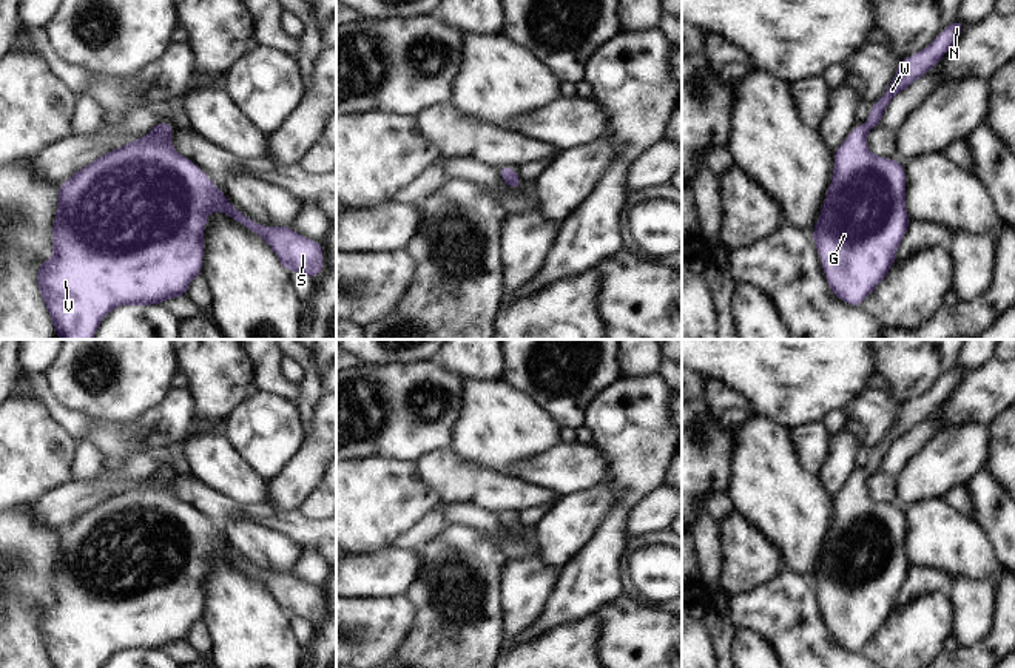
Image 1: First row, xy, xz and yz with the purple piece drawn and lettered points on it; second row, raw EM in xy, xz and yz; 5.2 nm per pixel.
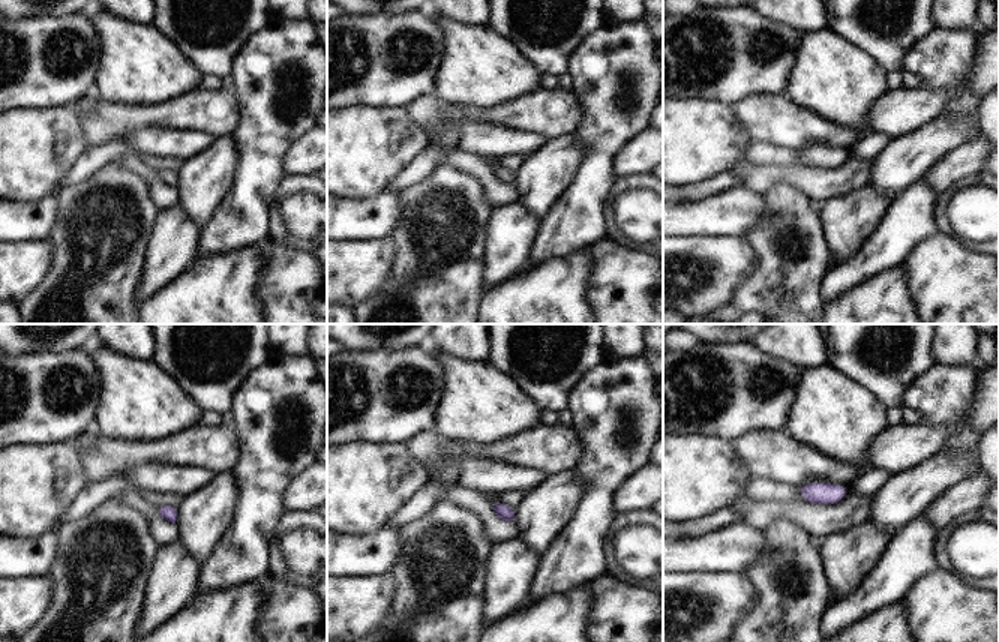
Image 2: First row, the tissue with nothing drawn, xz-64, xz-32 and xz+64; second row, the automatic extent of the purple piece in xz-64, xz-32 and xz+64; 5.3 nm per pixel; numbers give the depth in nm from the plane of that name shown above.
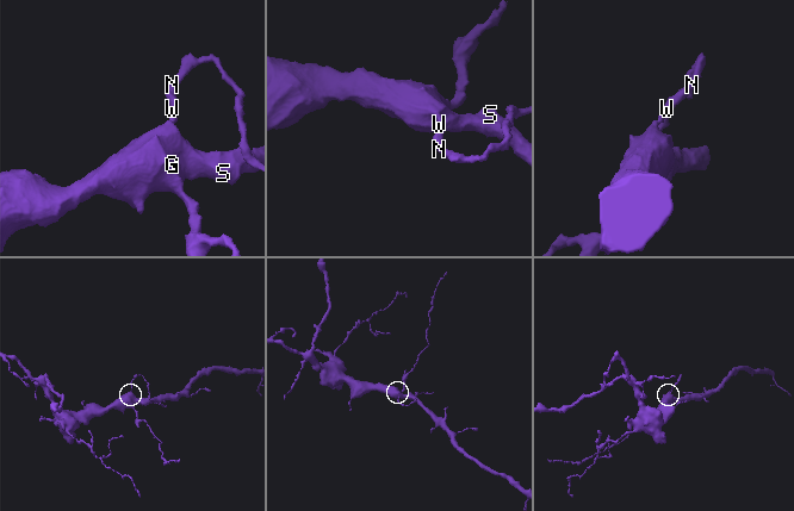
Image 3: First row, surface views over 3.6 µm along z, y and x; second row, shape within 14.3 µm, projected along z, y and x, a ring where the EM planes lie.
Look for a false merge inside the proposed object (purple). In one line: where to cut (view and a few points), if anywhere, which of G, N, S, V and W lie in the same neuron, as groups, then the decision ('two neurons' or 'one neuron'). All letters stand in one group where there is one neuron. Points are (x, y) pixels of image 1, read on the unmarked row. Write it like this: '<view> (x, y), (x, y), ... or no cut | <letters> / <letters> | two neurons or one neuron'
no cut | G N S V W | one neuron

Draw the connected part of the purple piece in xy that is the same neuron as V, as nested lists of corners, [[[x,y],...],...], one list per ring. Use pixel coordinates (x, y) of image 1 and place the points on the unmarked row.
[[[159,466],[145,483],[139,483],[137,486],[131,486],[116,495],[106,497],[99,501],[96,506],[88,509],[86,512],[76,517],[69,521],[62,531],[57,534],[57,555],[52,569],[52,603],[49,606],[42,606],[37,614],[37,633],[43,649],[51,662],[51,668],[102,668],[116,653],[119,651],[162,651],[165,645],[171,643],[187,643],[188,629],[202,620],[202,605],[204,605],[204,577],[207,572],[207,563],[213,557],[225,558],[231,566],[245,572],[250,579],[259,580],[267,591],[275,597],[281,611],[290,619],[301,617],[309,622],[312,626],[316,626],[324,612],[322,602],[322,586],[313,586],[309,583],[302,583],[298,580],[292,571],[287,572],[265,572],[241,555],[238,555],[225,541],[221,534],[218,534],[208,523],[208,520],[199,514],[193,506],[177,498],[170,486],[174,474],[173,467]]]

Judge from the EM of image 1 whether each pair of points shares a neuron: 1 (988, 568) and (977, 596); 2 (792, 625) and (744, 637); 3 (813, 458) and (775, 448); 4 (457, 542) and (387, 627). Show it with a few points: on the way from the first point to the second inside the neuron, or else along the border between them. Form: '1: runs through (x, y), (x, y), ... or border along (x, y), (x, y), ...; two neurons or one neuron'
1: border along (952, 580), (960, 576), (991, 579), (997, 588); two neurons
2: border along (736, 630), (750, 630), (762, 636), (776, 651); two neurons
3: border along (790, 432), (799, 465), (818, 475); two neurons
4: border along (403, 596), (412, 608), (412, 624), (404, 636); two neurons

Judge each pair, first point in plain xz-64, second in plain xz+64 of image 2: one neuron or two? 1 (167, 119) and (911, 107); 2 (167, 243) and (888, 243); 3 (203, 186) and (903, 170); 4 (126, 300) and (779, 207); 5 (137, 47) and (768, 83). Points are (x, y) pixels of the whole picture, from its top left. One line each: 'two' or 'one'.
1: one
2: two
3: one
4: one
5: two

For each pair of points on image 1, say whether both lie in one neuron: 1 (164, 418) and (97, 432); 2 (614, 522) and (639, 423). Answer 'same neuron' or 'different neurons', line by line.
1: same neuron
2: same neuron

